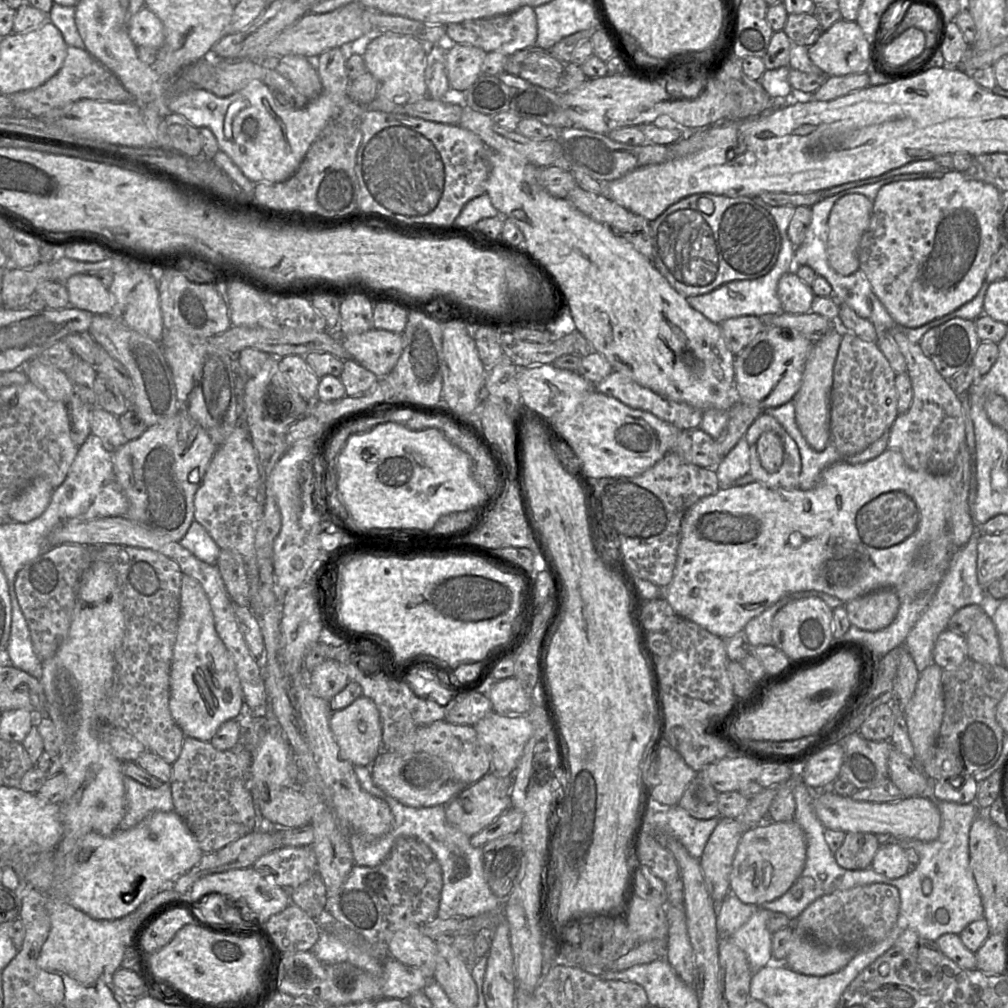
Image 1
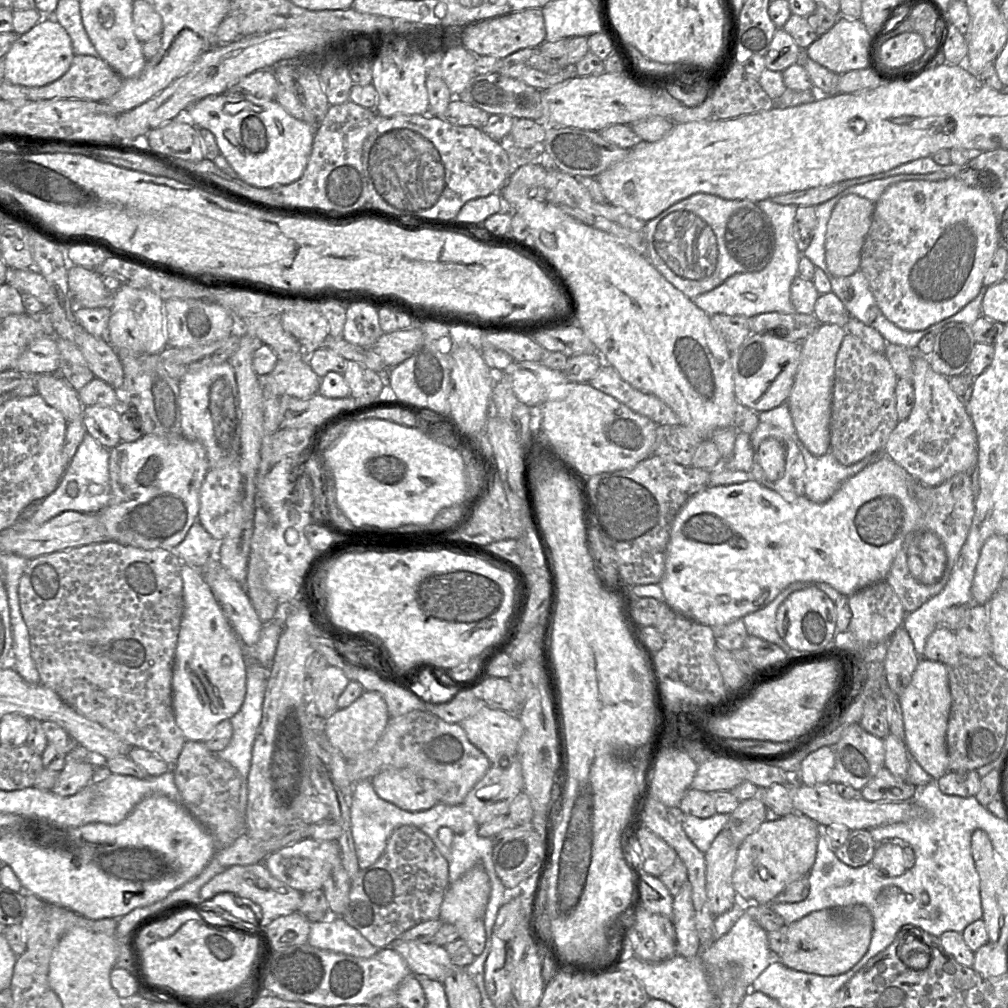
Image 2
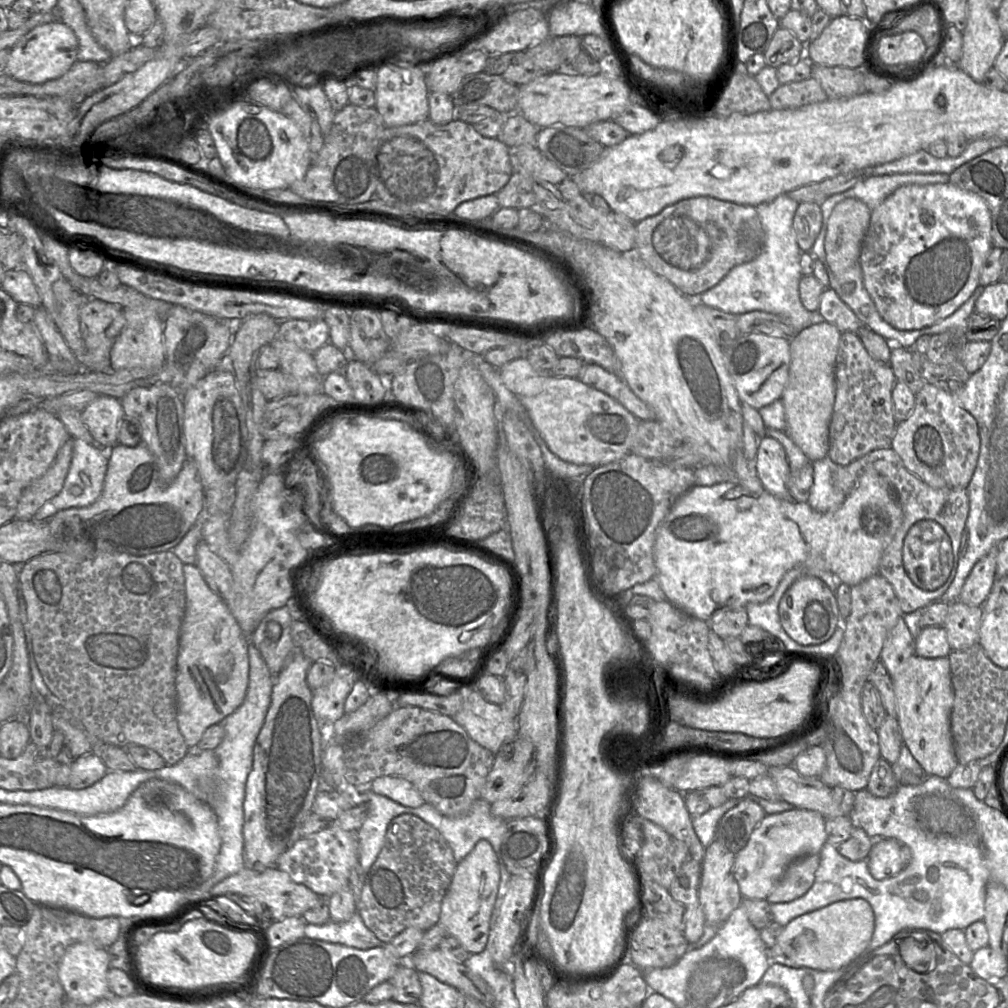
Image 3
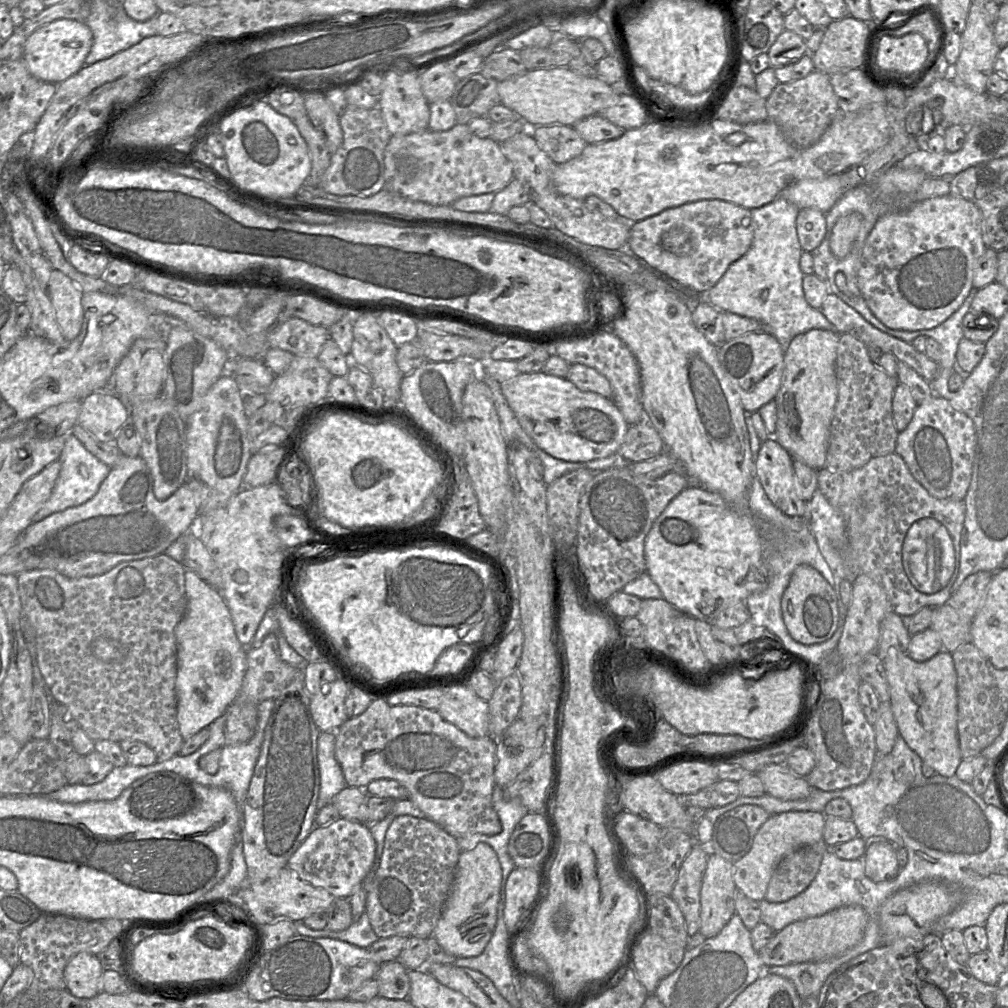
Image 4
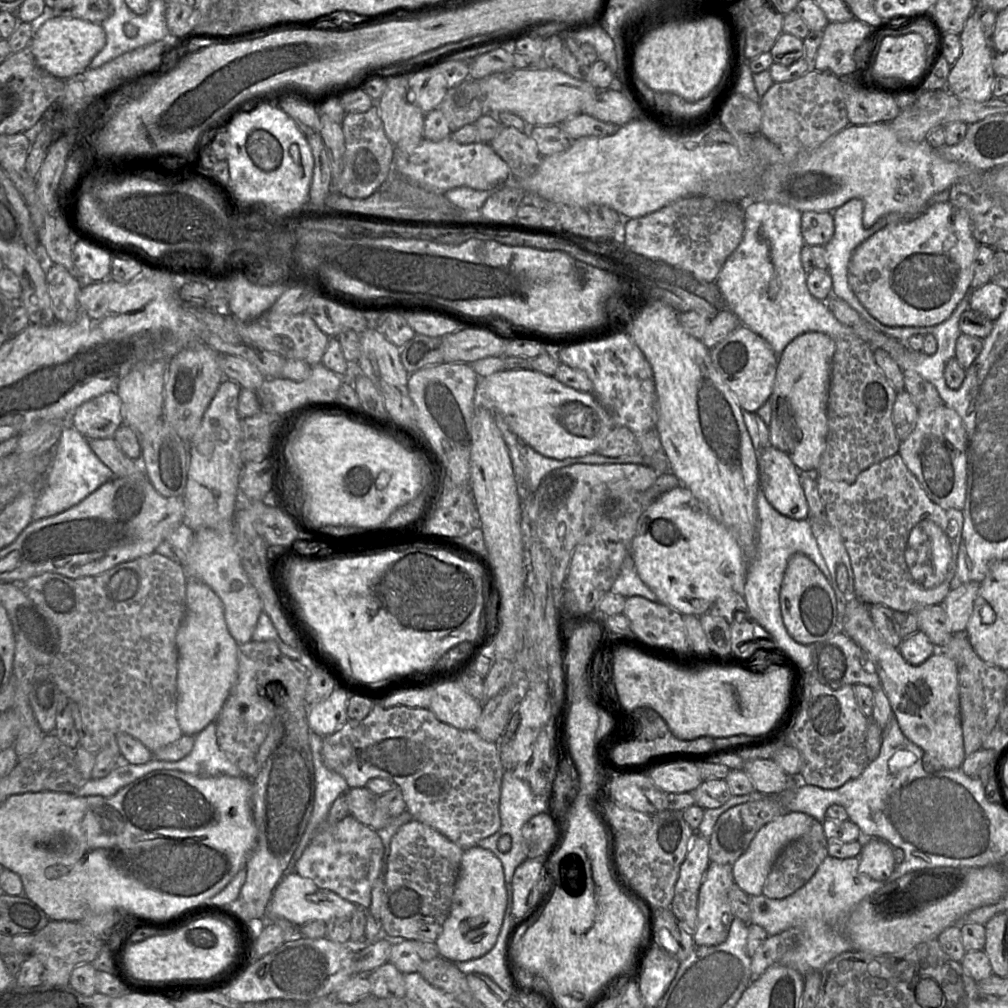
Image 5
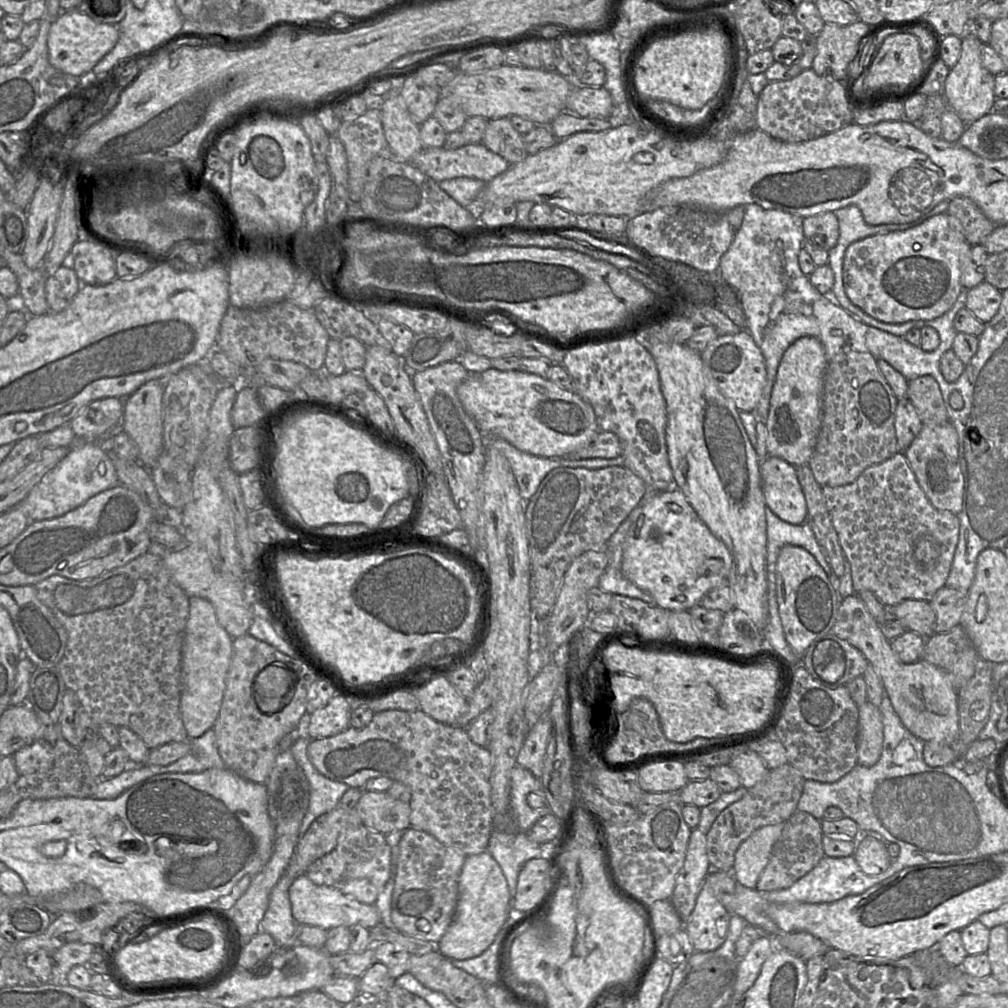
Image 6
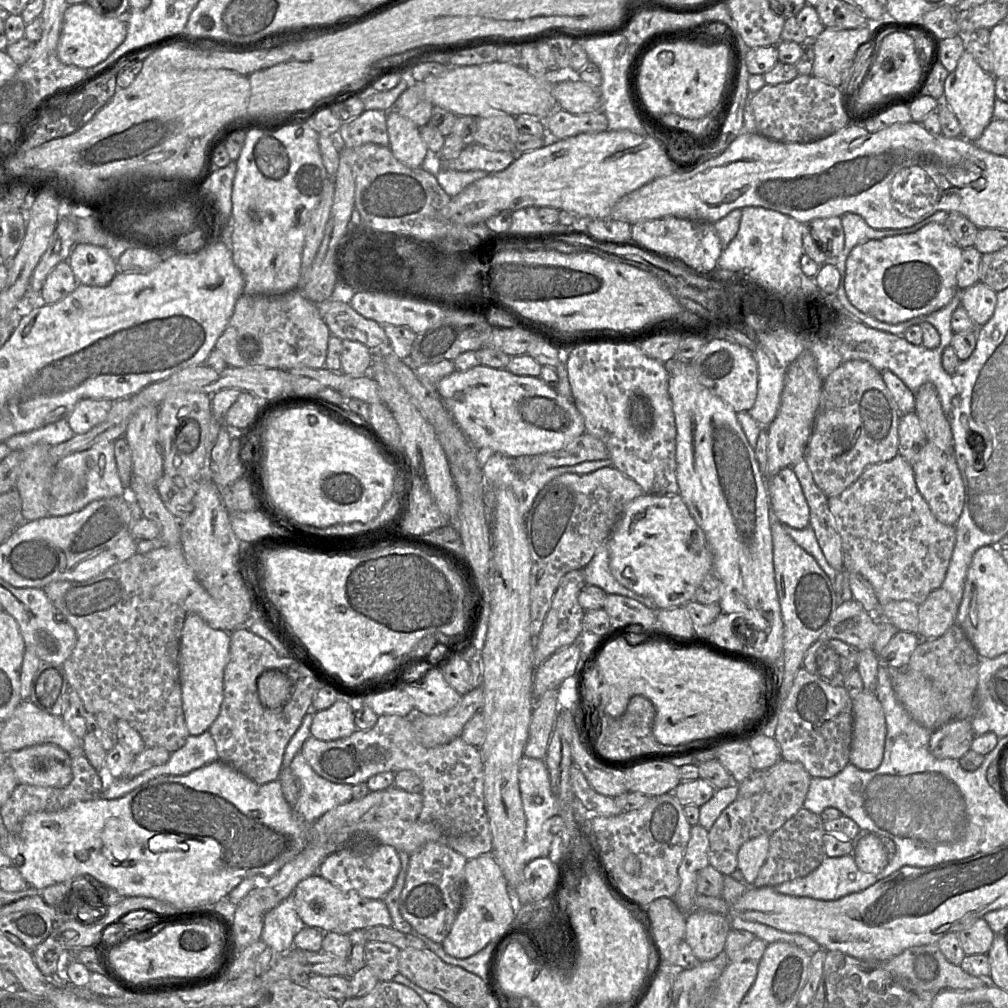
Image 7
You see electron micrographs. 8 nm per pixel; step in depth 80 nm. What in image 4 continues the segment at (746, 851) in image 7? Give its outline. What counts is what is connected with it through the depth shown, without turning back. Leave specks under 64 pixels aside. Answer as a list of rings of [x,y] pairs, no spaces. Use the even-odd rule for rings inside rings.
[[[788,811],[774,814],[757,831],[750,850],[733,863],[733,880],[742,893],[754,901],[765,899],[769,881],[778,863],[792,852],[823,840],[824,812]]]

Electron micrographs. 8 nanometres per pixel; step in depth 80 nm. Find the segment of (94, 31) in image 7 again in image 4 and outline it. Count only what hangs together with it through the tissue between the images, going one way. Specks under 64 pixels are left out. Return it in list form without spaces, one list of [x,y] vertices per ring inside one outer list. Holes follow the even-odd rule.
[[[59,19],[39,27],[27,37],[22,58],[29,72],[39,80],[61,83],[84,65],[93,44],[93,34],[83,21]]]

